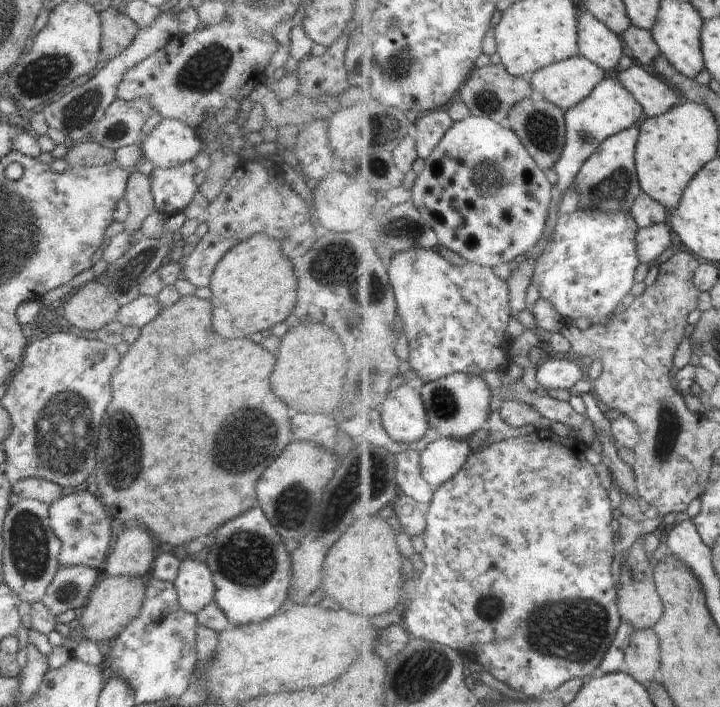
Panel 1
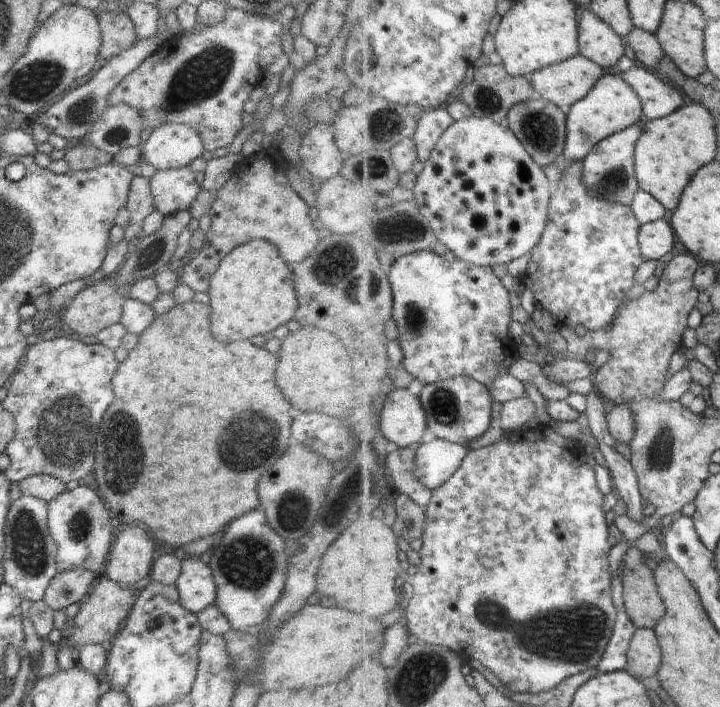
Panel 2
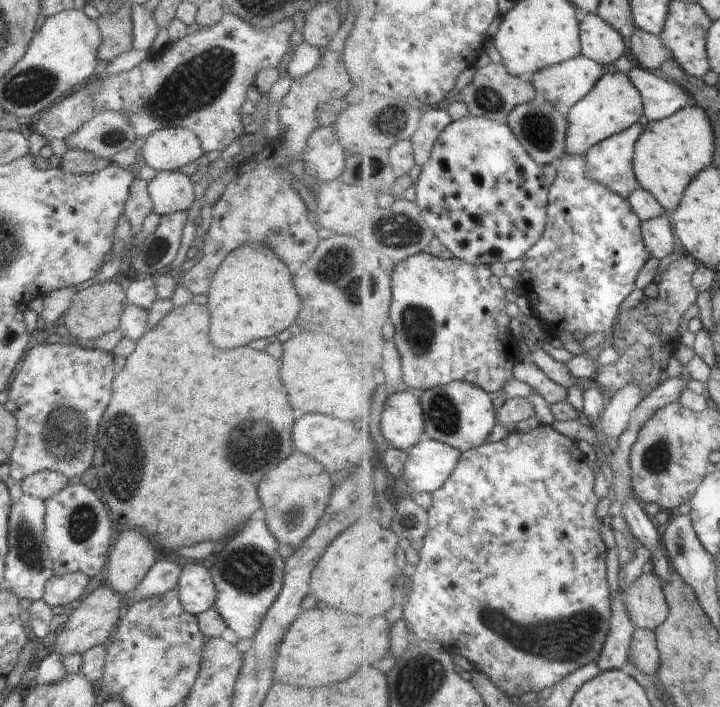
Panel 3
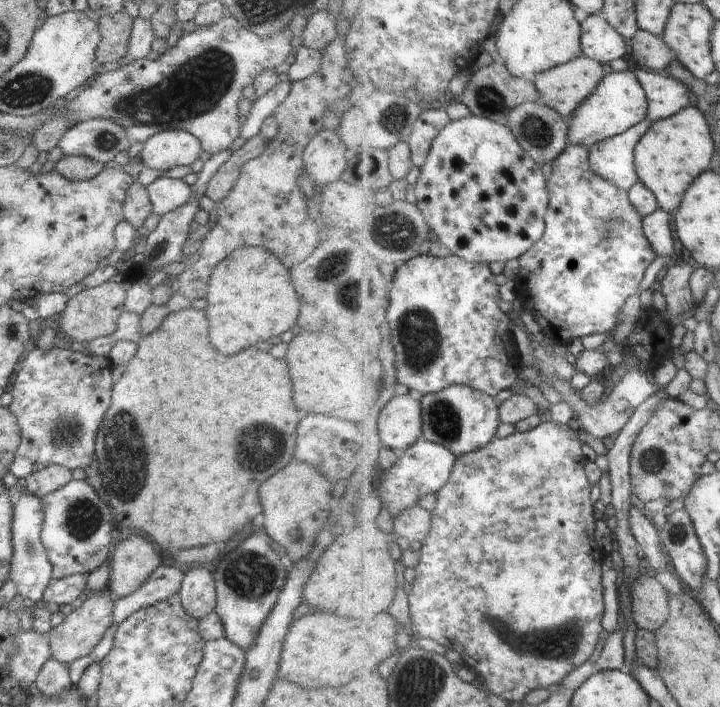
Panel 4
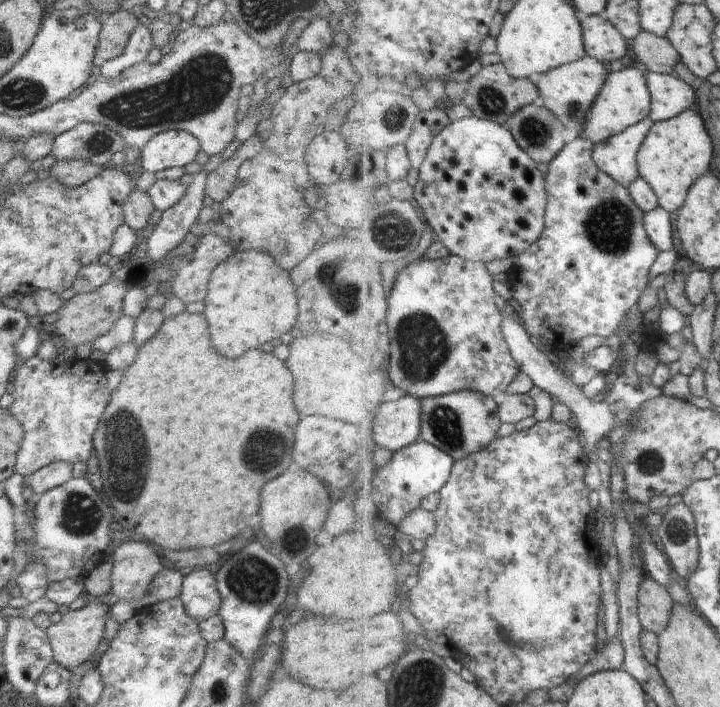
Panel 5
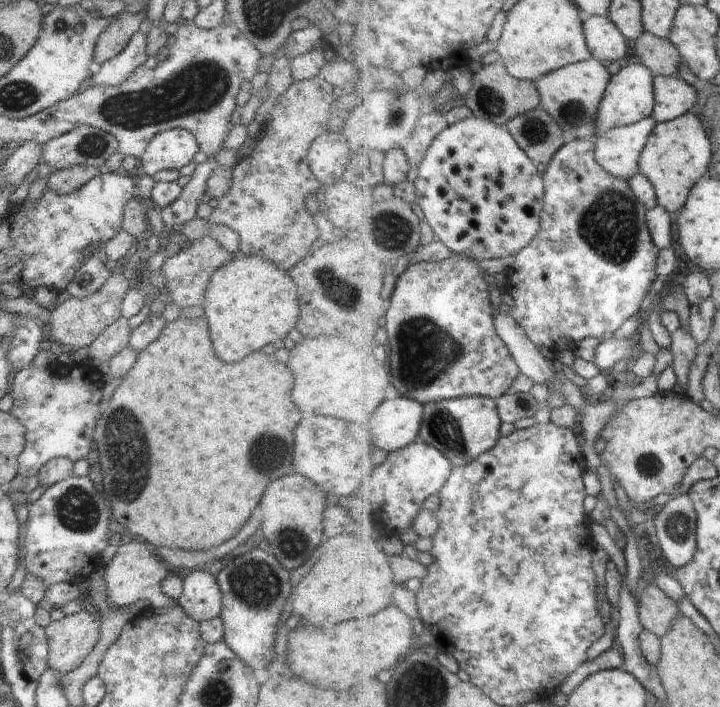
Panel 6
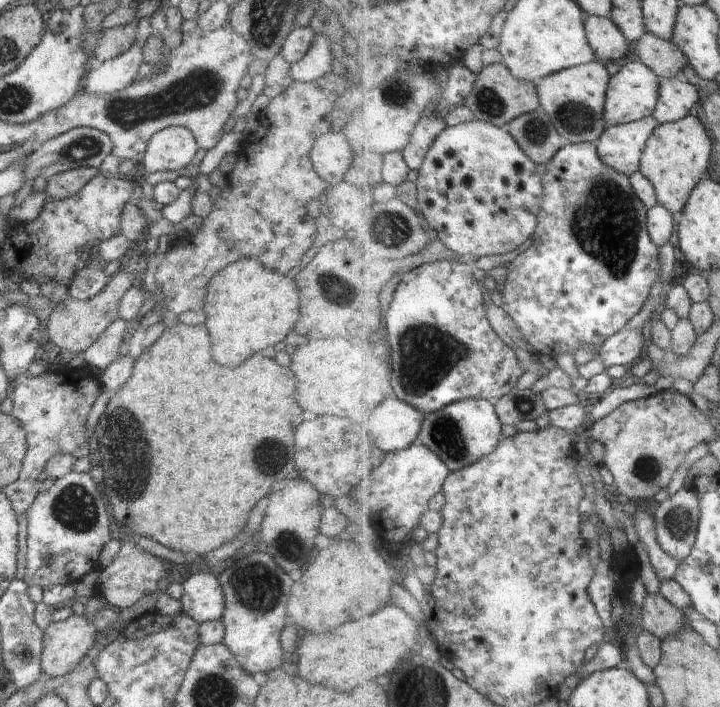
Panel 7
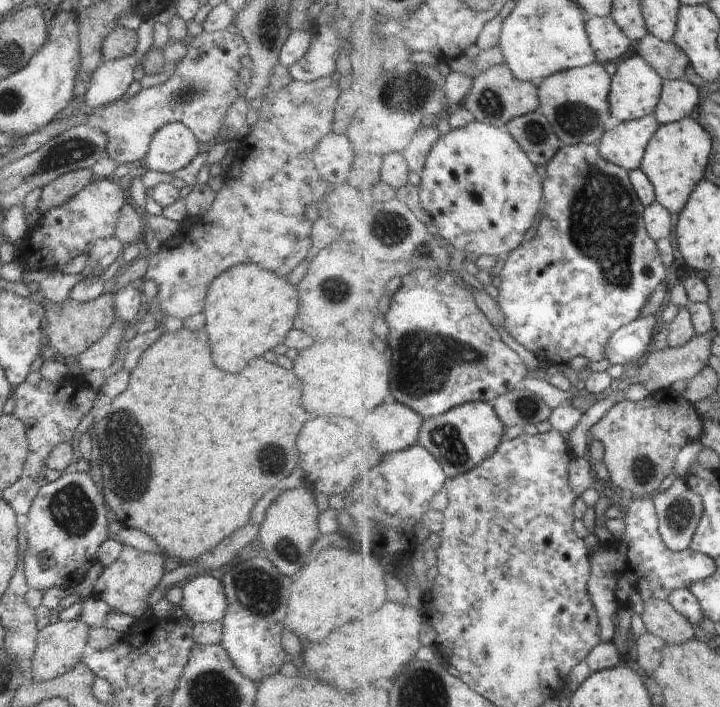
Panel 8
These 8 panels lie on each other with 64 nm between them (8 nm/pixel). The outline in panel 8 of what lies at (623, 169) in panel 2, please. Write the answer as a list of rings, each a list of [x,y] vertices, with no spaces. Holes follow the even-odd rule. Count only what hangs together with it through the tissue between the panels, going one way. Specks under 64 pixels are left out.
[[[657,115],[620,123],[607,130],[598,144],[606,160],[629,170],[640,169],[661,122]]]

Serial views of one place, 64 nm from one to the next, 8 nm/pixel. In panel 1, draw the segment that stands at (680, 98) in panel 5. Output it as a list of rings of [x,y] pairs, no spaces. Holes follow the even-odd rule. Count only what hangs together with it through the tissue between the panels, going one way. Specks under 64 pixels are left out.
[[[633,64],[618,76],[618,80],[634,94],[645,107],[646,117],[657,117],[675,109],[682,100],[672,86],[640,64]]]

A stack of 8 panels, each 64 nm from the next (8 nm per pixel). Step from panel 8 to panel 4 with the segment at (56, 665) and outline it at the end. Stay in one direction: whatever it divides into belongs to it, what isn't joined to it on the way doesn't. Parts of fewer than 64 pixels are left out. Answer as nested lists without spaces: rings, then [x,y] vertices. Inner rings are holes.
[[[109,590],[87,592],[81,606],[72,609],[59,626],[51,628],[46,634],[51,656],[66,666],[69,666],[76,658],[88,656],[113,623],[113,601],[114,596]]]

